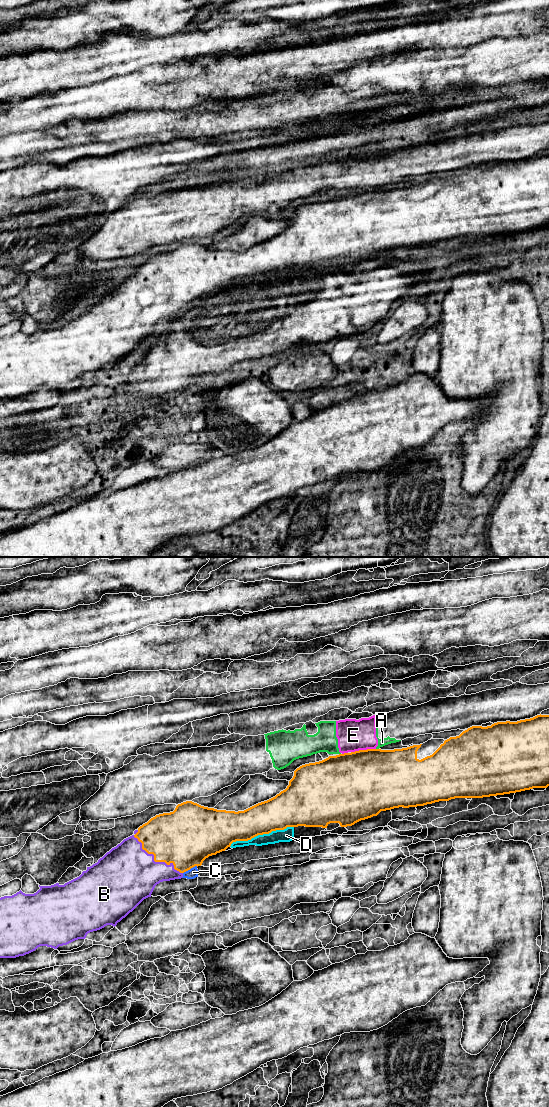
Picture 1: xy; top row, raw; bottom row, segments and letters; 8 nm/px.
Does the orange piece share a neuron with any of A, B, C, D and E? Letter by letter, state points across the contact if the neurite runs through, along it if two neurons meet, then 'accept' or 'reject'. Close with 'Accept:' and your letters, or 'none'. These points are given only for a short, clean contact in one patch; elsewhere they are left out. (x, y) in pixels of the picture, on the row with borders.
A: reject
B: accept
C: along xy (197, 866), (193, 866), (183, 873) | reject
D: reject
E: along xy (375, 748), (359, 749), (351, 752) | reject
Accept: B

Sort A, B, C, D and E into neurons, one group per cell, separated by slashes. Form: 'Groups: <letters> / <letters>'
Groups: A E / B / C D

